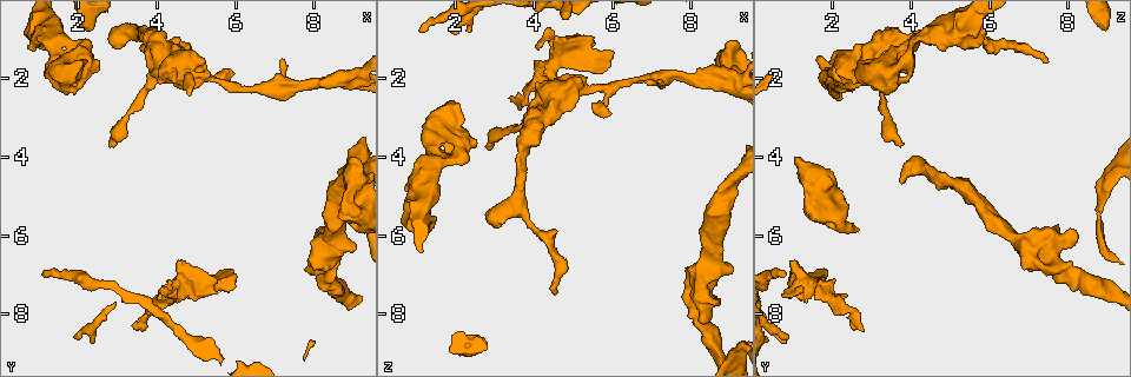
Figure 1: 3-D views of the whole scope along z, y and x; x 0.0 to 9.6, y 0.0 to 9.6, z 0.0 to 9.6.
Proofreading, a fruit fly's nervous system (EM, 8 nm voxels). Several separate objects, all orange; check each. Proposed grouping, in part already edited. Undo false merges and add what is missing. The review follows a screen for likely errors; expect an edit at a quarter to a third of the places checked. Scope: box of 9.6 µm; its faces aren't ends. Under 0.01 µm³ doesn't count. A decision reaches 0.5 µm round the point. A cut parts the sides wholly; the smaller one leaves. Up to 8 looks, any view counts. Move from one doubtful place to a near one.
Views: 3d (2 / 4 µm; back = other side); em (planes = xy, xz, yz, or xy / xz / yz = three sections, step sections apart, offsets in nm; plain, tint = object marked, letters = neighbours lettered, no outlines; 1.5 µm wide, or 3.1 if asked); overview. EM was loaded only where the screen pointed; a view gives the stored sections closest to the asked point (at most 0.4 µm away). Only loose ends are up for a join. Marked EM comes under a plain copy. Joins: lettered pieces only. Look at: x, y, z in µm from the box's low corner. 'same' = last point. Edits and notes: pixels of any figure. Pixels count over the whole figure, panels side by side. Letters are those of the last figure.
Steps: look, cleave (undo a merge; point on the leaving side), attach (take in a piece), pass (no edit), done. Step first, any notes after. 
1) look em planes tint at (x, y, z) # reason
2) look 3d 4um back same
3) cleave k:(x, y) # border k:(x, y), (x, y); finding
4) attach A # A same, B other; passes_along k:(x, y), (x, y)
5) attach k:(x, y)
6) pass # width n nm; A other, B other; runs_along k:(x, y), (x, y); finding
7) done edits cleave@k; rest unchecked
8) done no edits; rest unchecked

look 3d 2um at (3.50, 8.35, 2.55) # branch stops here

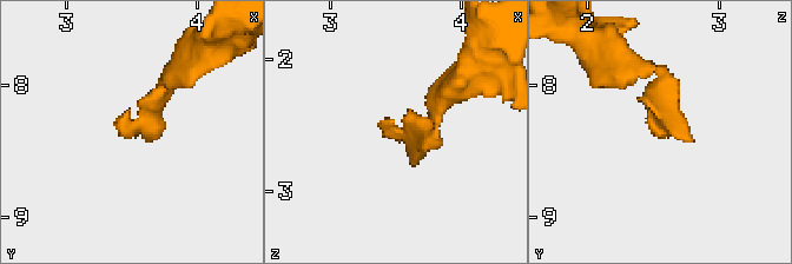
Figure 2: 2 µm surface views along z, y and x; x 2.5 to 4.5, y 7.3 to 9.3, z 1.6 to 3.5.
look em planes tint at (3.44, 8.40, 2.58) # need the tissue

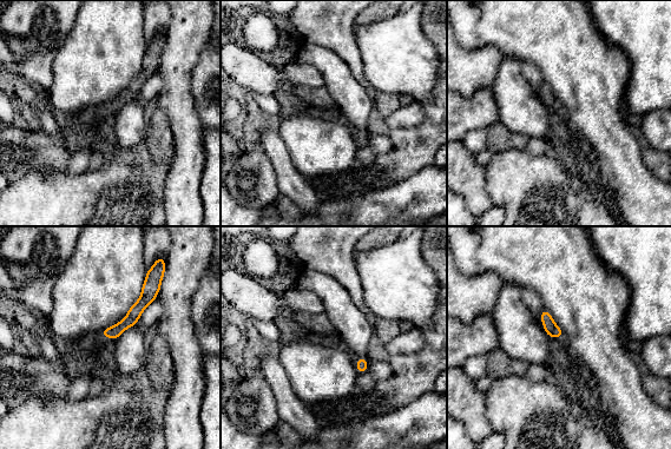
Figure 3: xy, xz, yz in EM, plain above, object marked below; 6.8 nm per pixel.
look em planes letters same # see the neighbours

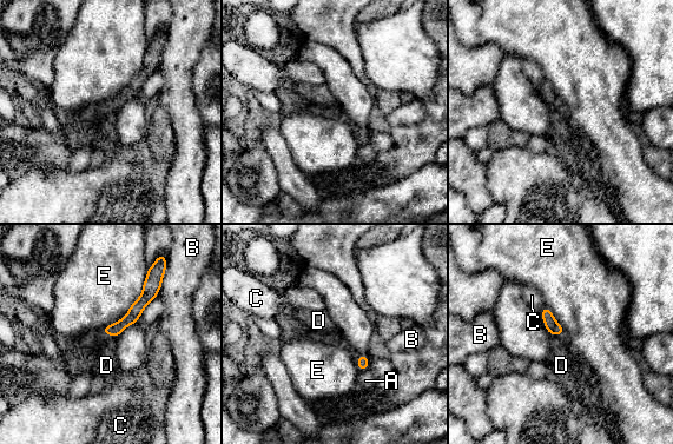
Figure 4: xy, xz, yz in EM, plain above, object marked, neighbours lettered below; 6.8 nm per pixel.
pass # A other, B other, C other, D other, E other; runs_along 4:(153, 283), (136, 310), (106, 330); no lettered piece goes on from it

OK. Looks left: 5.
look em planes letters at (4.30, 7.50, 0.75) # thin end

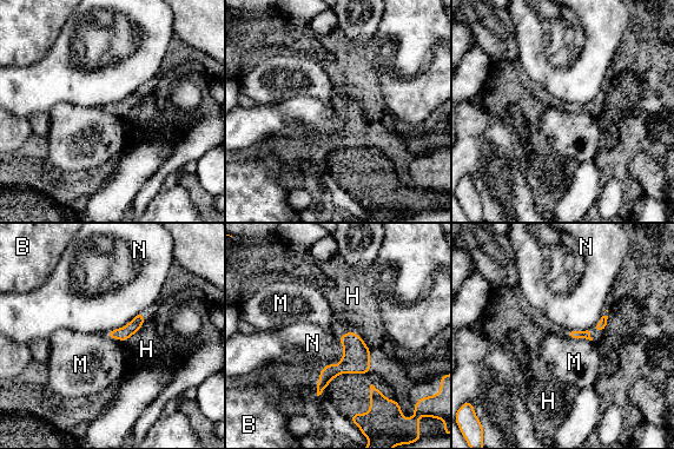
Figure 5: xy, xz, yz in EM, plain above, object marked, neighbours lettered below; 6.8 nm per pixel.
pass # B other, H other, M other, N other; border 5:(337, 339), (344, 348), (341, 357); none of them fits

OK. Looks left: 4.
look 3d 4um at (1.95, 8.65, 0.85) # thin end

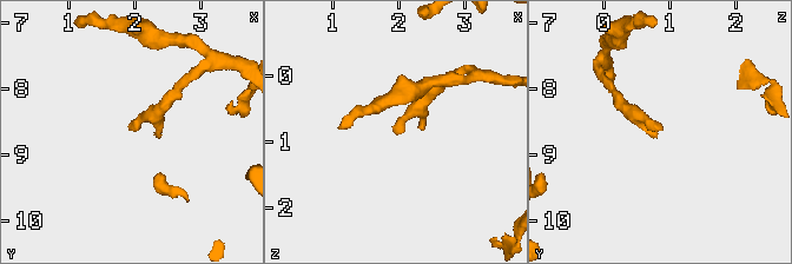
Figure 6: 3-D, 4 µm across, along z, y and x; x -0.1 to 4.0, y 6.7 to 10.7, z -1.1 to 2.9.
look em planes letters at (1.95, 8.60, 0.85) # now the EM

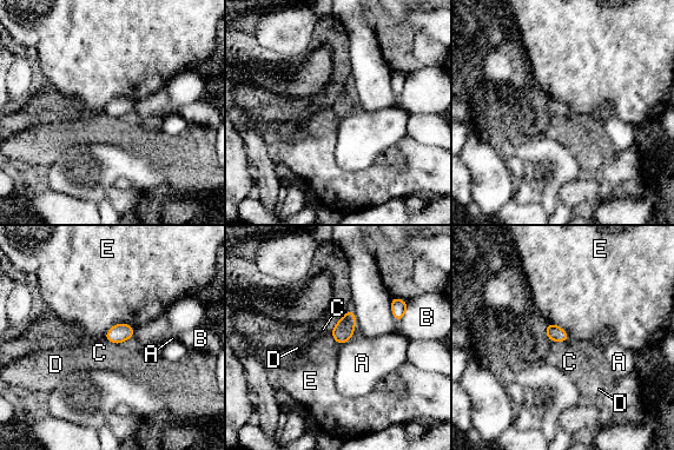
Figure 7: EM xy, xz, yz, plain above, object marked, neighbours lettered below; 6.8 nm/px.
pass # A other, B other, C other, D other, E other; border 7:(105, 339), (119, 345); no lettered piece goes on from it

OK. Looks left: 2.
look em yz step 4 letters at (2.20, 0.70, 9.00) # branch stops here

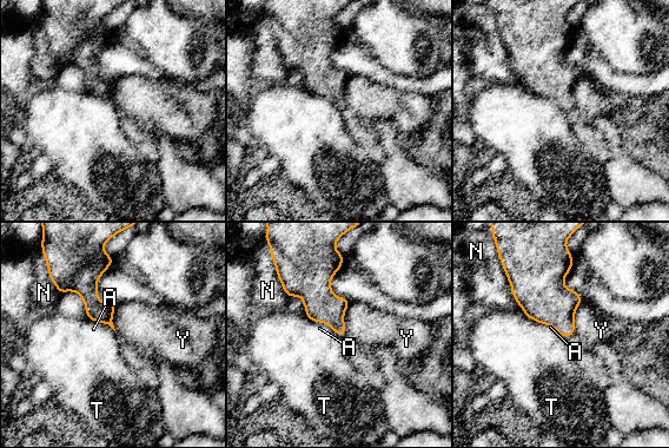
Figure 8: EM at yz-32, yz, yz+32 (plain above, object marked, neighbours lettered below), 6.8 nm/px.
pass # A other, N other, T other, Y other; border 8:(118, 304), (112, 317), (116, 331); no lettered piece goes on from it

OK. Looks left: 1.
done no edits; rest unchecked

